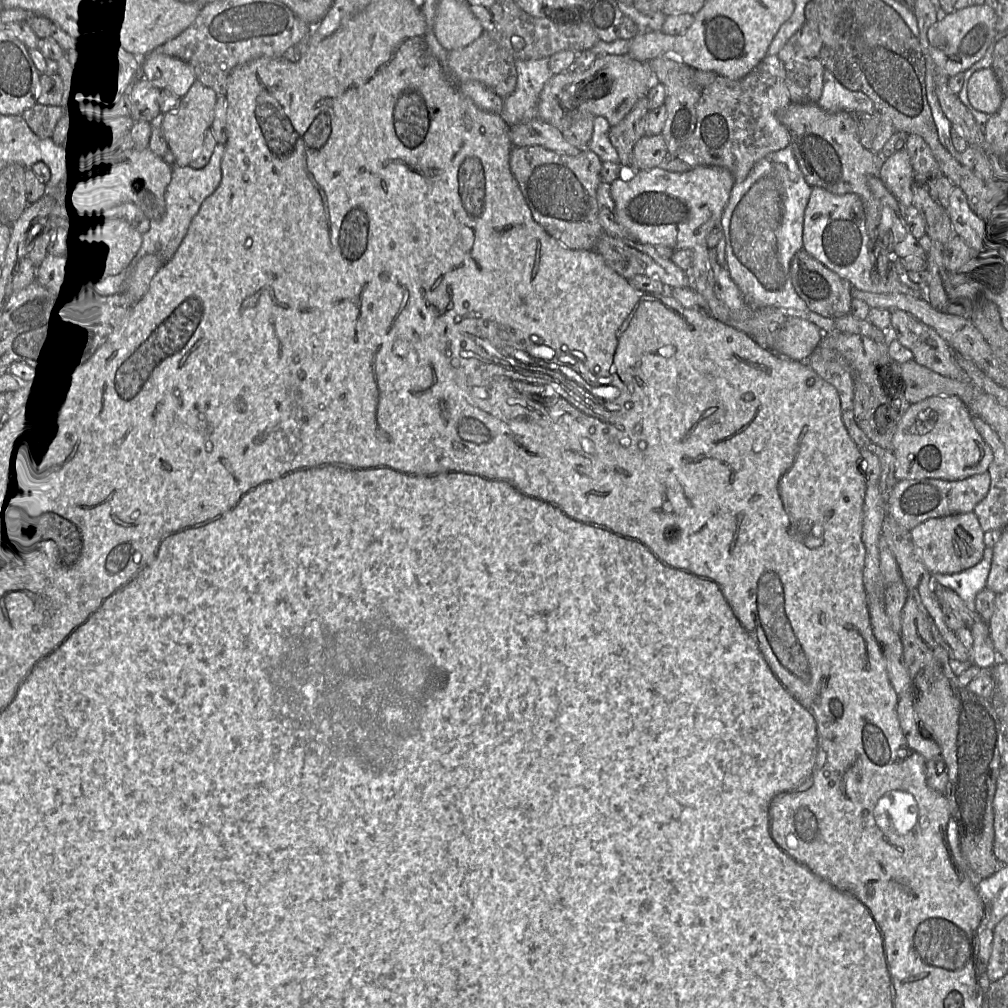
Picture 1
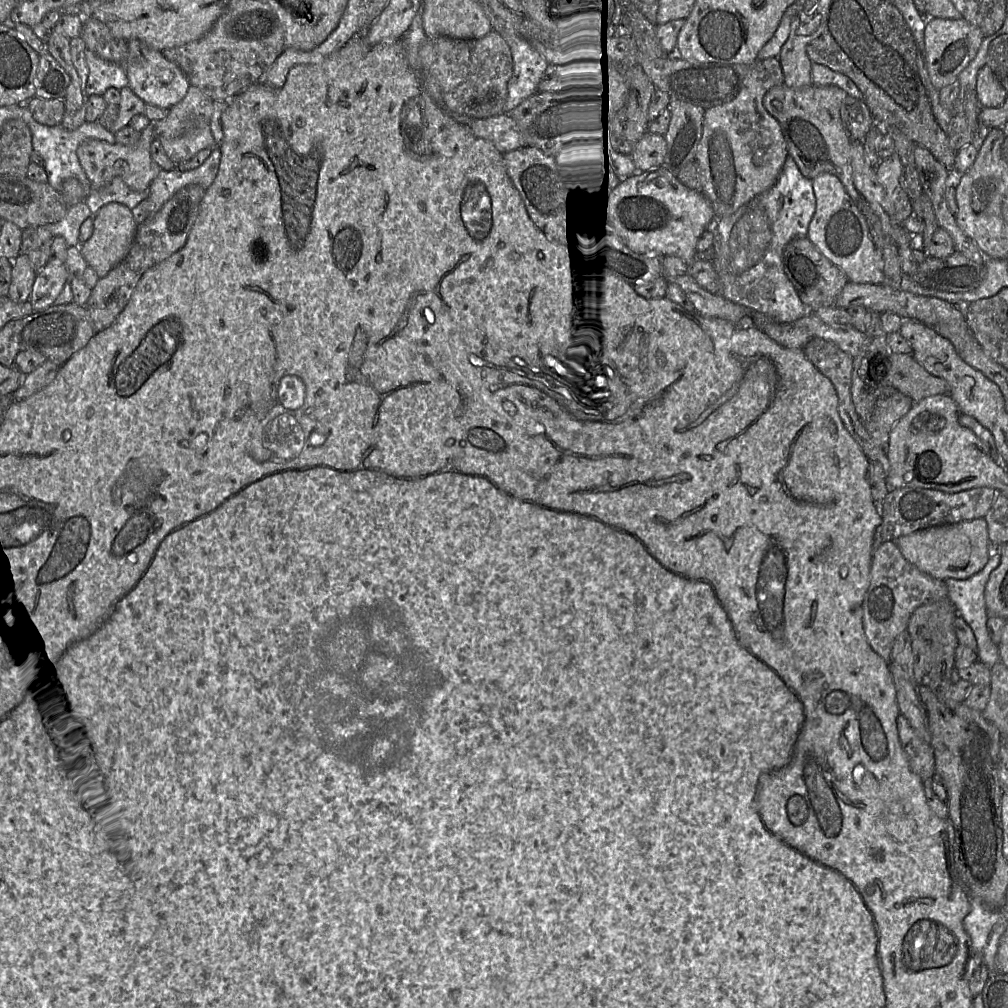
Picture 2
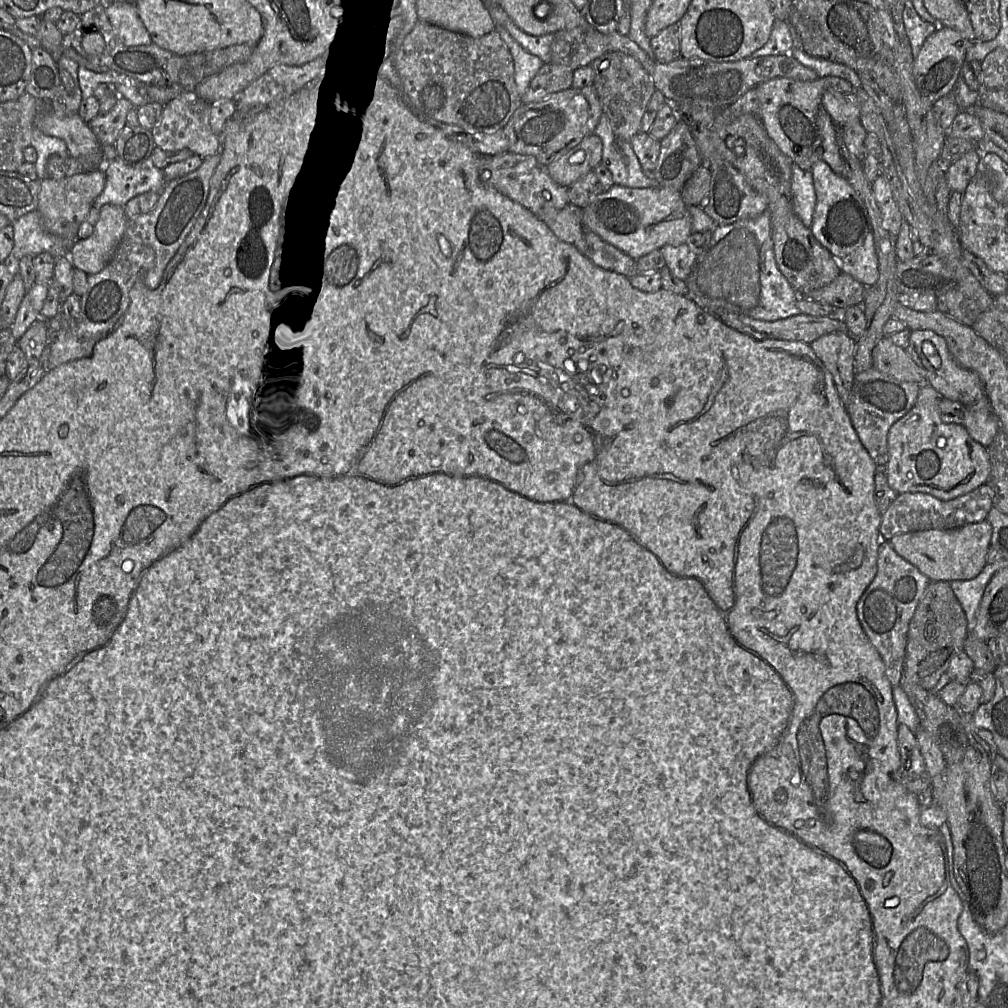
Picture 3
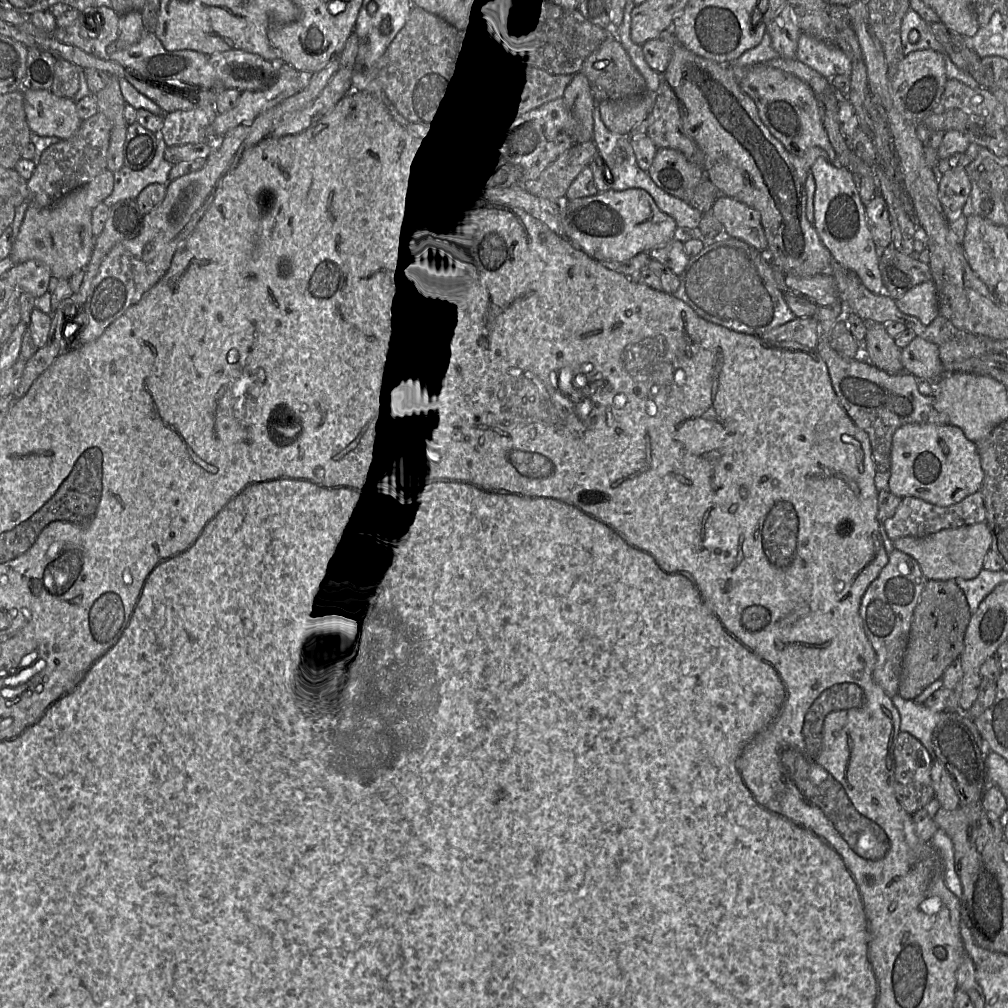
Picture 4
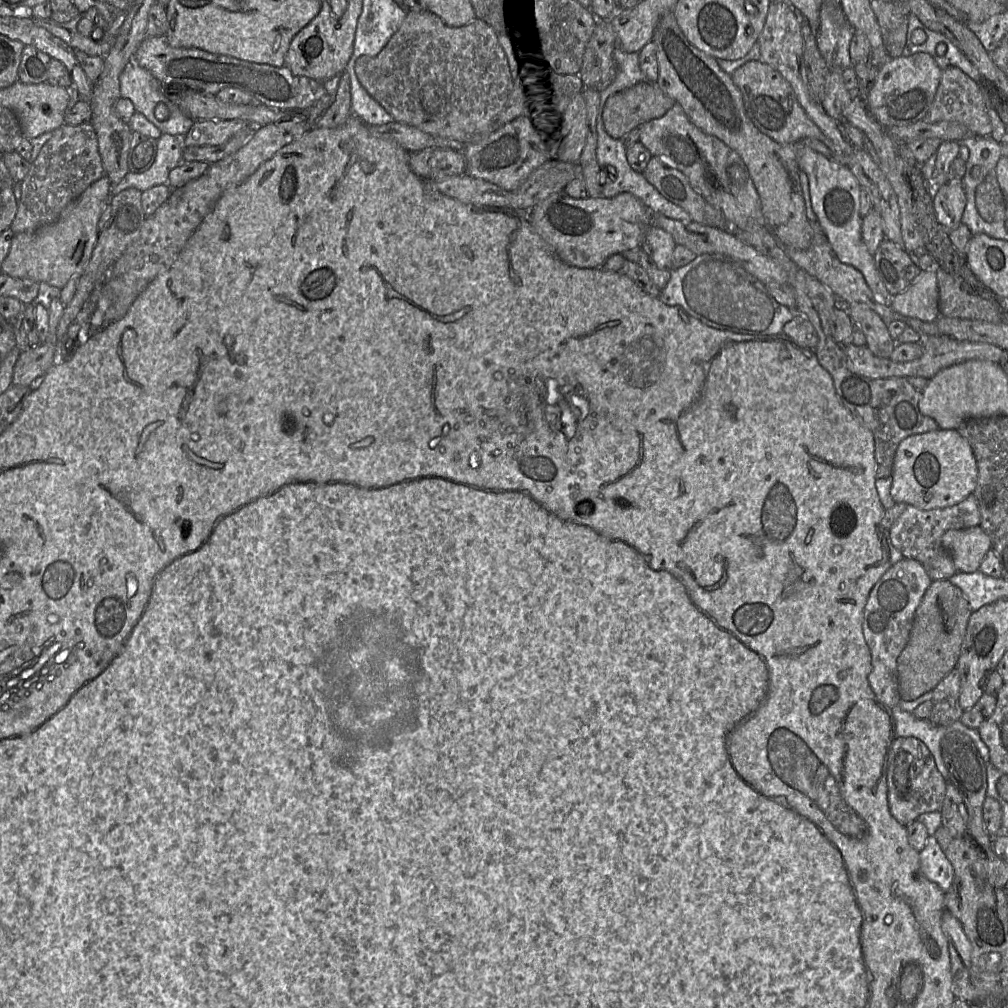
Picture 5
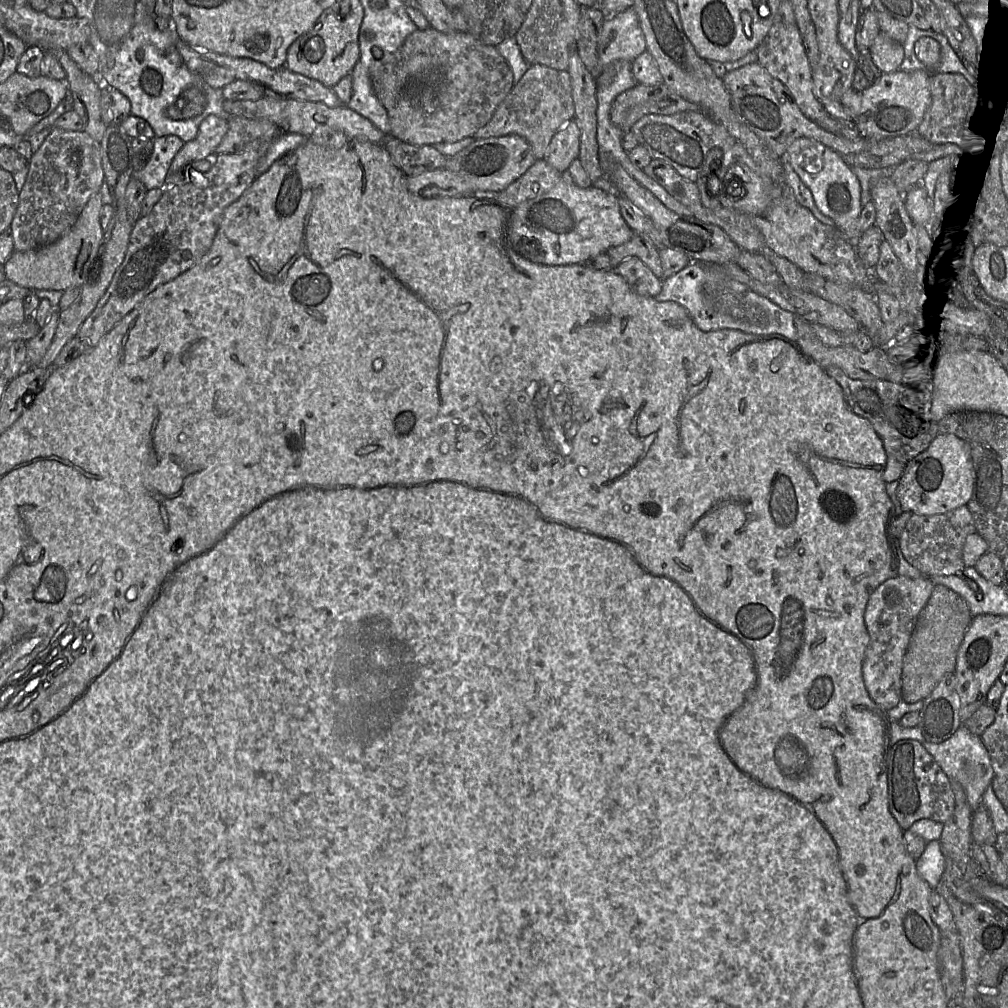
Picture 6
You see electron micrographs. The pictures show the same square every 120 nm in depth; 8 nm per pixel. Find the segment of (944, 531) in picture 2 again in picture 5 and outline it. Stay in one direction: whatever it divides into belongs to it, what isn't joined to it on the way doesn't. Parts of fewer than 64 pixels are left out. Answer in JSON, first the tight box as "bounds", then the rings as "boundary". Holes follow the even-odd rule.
{"bounds":[942,526,993,573],"boundary":[[[980,526],[951,529],[942,537],[942,545],[952,556],[957,572],[973,573],[993,547],[992,538]]]}

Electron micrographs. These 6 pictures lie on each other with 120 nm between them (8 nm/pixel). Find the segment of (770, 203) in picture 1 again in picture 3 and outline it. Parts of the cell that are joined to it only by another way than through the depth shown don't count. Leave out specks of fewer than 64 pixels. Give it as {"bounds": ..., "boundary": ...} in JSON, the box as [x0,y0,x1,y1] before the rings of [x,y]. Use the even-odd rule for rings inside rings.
{"bounds":[685,164,816,321],"boundary":[[[792,164],[791,194],[793,211],[805,227],[810,228],[816,206],[816,193],[810,170]],[[768,210],[756,218],[741,219],[732,224],[715,226],[708,247],[697,255],[685,283],[688,289],[687,297],[716,317],[720,316],[720,311],[727,311],[758,320],[776,321],[801,314],[796,304],[798,293],[781,273],[775,260],[771,216]]]}

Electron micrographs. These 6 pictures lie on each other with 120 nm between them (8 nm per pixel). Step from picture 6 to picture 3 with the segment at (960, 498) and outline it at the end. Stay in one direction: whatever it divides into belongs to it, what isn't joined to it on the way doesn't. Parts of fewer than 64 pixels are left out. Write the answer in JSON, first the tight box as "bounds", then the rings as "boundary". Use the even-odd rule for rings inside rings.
{"bounds":[887,385,991,500],"boundary":[[[931,385],[921,386],[914,407],[898,419],[889,430],[887,479],[889,486],[898,493],[922,492],[941,500],[951,500],[987,484],[991,471],[987,447],[975,441],[964,425],[942,421],[939,411],[942,397]]]}

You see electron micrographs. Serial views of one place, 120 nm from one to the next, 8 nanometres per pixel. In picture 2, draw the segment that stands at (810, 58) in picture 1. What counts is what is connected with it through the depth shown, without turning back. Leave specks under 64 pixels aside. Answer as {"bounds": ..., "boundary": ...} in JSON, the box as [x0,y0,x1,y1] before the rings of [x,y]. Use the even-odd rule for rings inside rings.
{"bounds":[778,9,823,88],"boundary":[[[804,9],[797,14],[790,27],[790,34],[782,46],[778,59],[784,75],[784,84],[790,88],[801,88],[812,85],[811,63],[806,47],[810,42],[817,39],[823,32],[823,23],[820,25],[820,17],[815,13],[806,13]]]}

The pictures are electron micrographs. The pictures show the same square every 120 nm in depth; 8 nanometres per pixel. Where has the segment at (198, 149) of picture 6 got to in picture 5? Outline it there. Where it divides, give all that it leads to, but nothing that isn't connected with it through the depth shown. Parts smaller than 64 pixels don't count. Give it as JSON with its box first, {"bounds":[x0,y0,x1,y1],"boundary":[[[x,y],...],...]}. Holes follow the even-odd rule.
{"bounds":[183,119,250,147],"boundary":[[[241,119],[195,121],[189,132],[183,137],[184,143],[186,147],[221,145],[247,124],[250,123]]]}

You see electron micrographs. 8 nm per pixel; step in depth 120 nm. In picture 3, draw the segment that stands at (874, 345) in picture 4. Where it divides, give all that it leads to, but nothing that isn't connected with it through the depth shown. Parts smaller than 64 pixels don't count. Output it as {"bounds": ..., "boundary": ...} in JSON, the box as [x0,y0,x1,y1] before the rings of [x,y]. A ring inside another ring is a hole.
{"bounds":[872,335,928,386],"boundary":[[[885,335],[875,345],[872,359],[875,368],[897,380],[916,382],[920,386],[928,384],[927,379],[907,351],[895,345],[889,336]]]}

